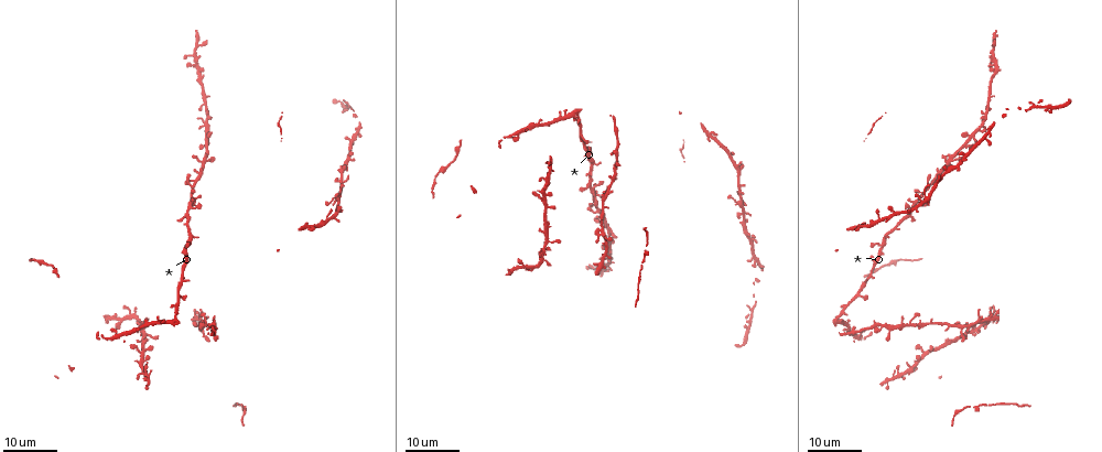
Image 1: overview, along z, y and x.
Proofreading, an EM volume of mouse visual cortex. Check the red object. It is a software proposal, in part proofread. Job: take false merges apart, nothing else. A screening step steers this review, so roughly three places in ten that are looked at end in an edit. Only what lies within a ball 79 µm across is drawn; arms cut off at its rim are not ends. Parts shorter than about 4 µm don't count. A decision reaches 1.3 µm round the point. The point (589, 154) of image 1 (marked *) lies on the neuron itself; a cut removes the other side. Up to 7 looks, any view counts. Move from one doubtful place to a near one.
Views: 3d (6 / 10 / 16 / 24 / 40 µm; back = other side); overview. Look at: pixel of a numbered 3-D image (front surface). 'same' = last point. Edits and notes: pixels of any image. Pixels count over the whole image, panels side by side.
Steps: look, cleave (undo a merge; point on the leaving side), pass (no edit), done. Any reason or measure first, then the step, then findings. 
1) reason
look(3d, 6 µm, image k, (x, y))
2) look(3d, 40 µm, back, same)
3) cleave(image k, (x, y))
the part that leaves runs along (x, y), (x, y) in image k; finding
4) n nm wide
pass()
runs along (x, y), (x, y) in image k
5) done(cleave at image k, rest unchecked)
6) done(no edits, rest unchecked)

look(3d, 24 µm, image 1, (555, 241))

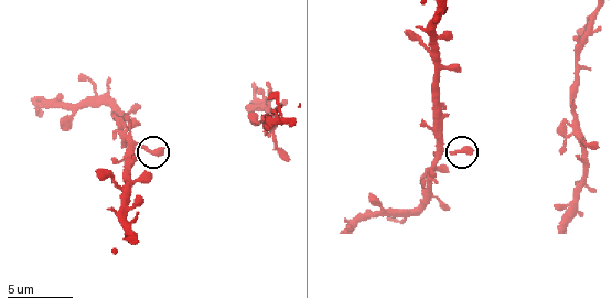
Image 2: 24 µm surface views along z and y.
look(3d, 6 µm, image 2, (148, 147))

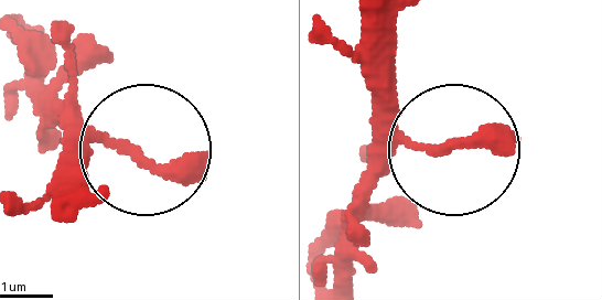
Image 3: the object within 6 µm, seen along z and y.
pass()
one neuron here

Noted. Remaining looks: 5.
a fork
look(3d, 6 µm, image 2, (431, 48))

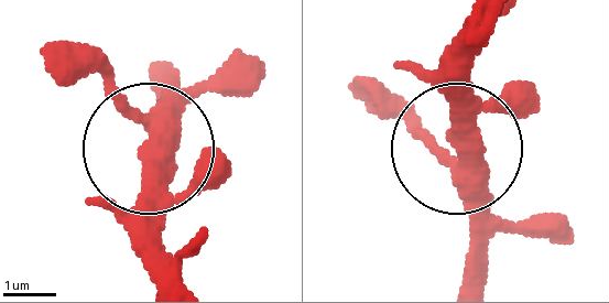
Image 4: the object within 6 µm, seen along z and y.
from behind
look(3d, 6 µm, back, image 4, (462, 151))

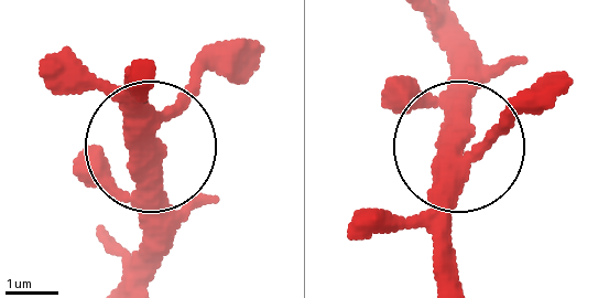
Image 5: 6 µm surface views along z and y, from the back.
3 arms
pass()
continuous, no second neuron

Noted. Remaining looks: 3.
three arms meet
look(3d, 6 µm, image 2, (579, 50))

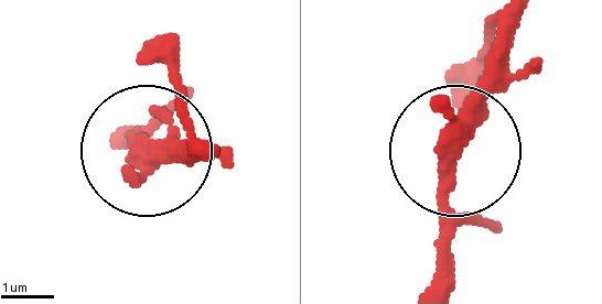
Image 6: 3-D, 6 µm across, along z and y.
look(3d, 6 µm, back, image 6, (144, 151))

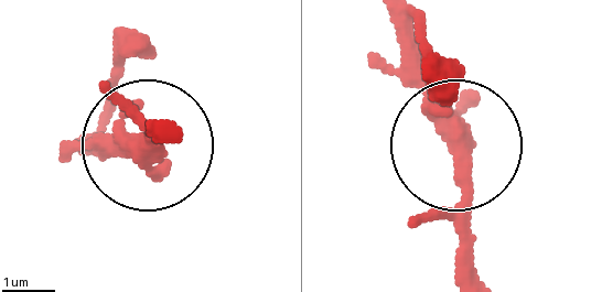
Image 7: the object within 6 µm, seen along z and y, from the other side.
3 arms
pass()
runs along (391, 17), (405, 69), (466, 174), (466, 280) in image 7; one neuron here

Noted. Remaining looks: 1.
done(no edits, rest unchecked)

